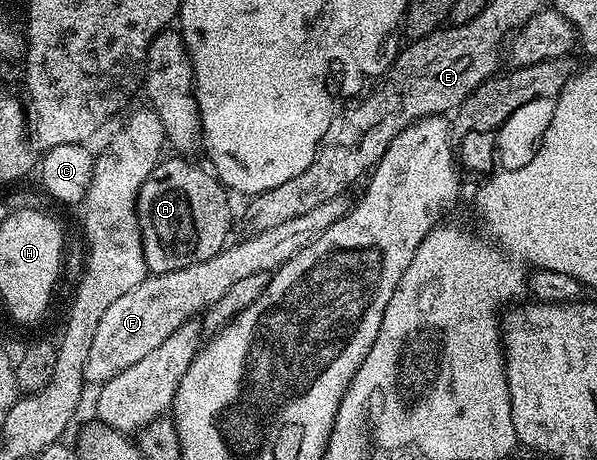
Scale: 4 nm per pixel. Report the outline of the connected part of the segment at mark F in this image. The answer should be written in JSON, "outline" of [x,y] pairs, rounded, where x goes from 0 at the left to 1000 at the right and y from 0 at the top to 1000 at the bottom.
{"outline":[[[573,424],[561,433],[548,433],[548,441],[534,441],[534,450],[514,459],[514,467],[494,467],[494,476],[481,476],[481,485],[467,485],[467,493],[447,493],[447,502],[424,507],[412,524],[404,524],[399,533],[385,530],[340,572],[315,576],[300,589],[245,600],[243,611],[233,615],[233,624],[219,624],[219,633],[213,633],[213,641],[193,650],[193,659],[186,659],[186,667],[179,667],[179,676],[173,676],[173,693],[166,693],[166,713],[159,717],[159,728],[152,737],[152,763],[146,770],[144,830],[156,841],[168,839],[171,833],[184,828],[193,815],[199,815],[199,807],[213,807],[213,798],[219,798],[219,789],[233,789],[233,780],[240,780],[240,772],[260,763],[260,754],[266,754],[266,746],[273,746],[273,737],[280,737],[280,728],[293,722],[307,700],[325,696],[352,663],[374,650],[374,641],[380,641],[382,628],[394,624],[394,615],[400,615],[400,607],[429,593],[456,596],[469,585],[474,572],[481,572],[489,559],[501,554],[501,546],[508,546],[508,537],[514,537],[534,511],[541,511],[541,502],[548,502],[548,493],[554,493],[554,485],[575,476],[575,467],[583,463],[588,452],[588,437],[583,437],[581,430],[583,426]]]}

